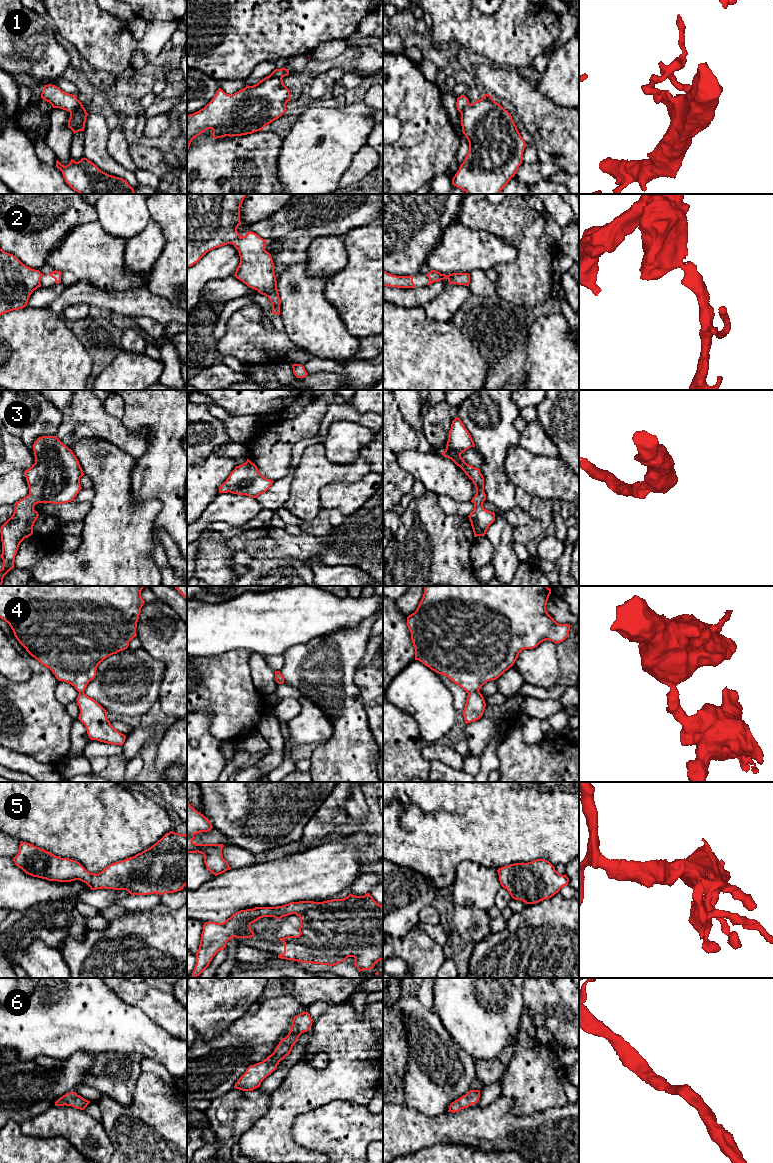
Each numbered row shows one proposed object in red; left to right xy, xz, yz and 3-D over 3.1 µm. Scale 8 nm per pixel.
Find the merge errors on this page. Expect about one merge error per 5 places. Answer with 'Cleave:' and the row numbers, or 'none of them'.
Cleave: 1

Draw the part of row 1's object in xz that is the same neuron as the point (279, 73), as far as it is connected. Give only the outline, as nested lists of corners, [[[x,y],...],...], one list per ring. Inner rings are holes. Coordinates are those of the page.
[[[284,67],[284,68],[281,68],[281,69],[275,69],[269,76],[265,77],[265,78],[262,79],[261,81],[259,81],[257,84],[259,84],[259,83],[261,83],[262,81],[265,81],[265,80],[267,80],[267,79],[269,79],[269,78],[272,78],[272,77],[283,78],[283,77],[285,77],[285,76],[288,76],[288,74],[289,74],[289,71],[288,71],[285,67]],[[255,84],[255,85],[257,85],[257,84]],[[253,85],[253,86],[255,86],[255,85]]]

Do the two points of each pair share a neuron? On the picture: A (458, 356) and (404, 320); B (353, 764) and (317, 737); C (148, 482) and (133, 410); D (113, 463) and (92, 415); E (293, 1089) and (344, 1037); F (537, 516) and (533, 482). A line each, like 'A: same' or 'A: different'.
A: same
B: different
C: same
D: different
E: same
F: different

